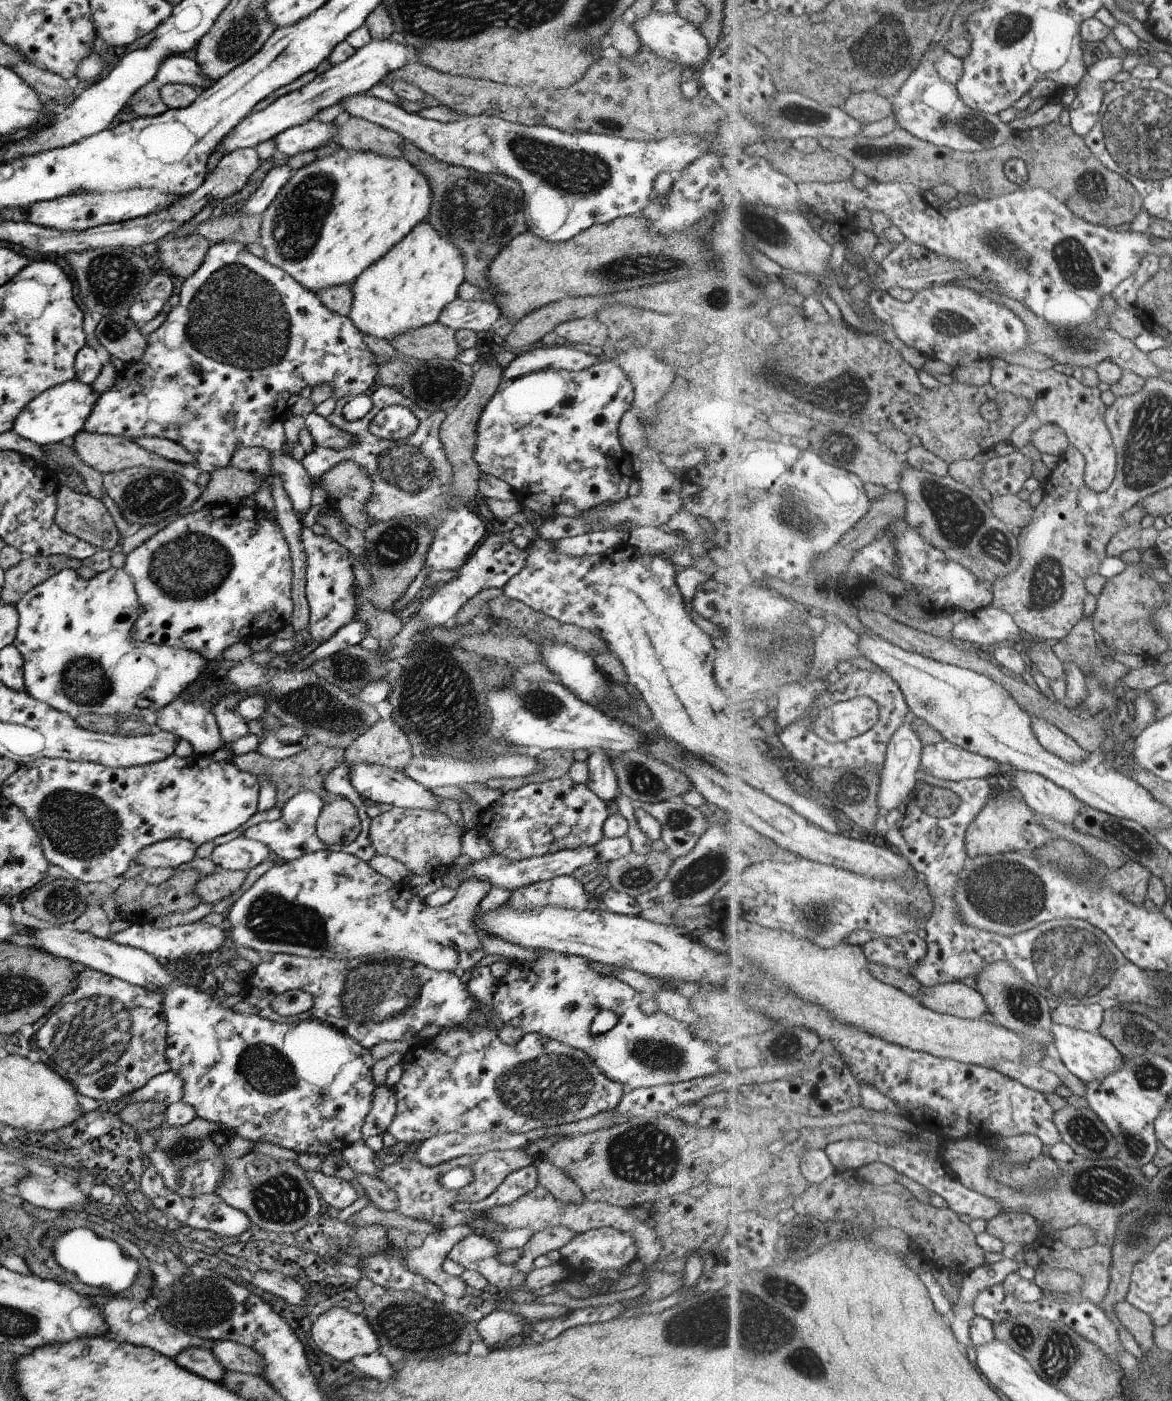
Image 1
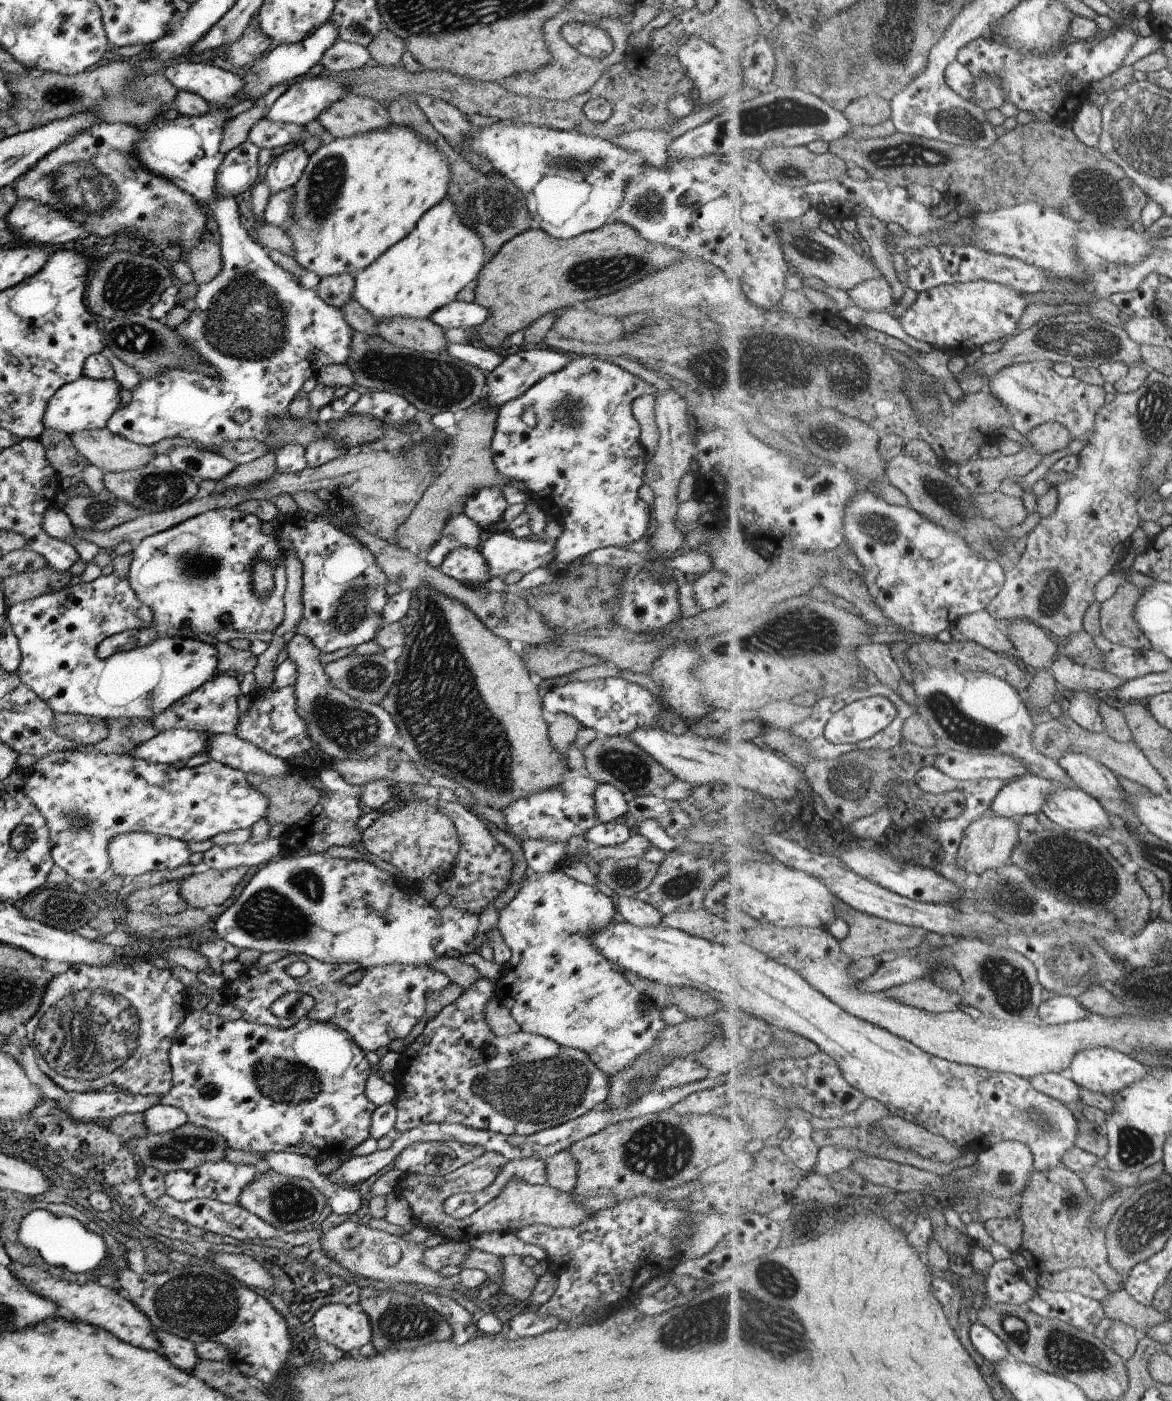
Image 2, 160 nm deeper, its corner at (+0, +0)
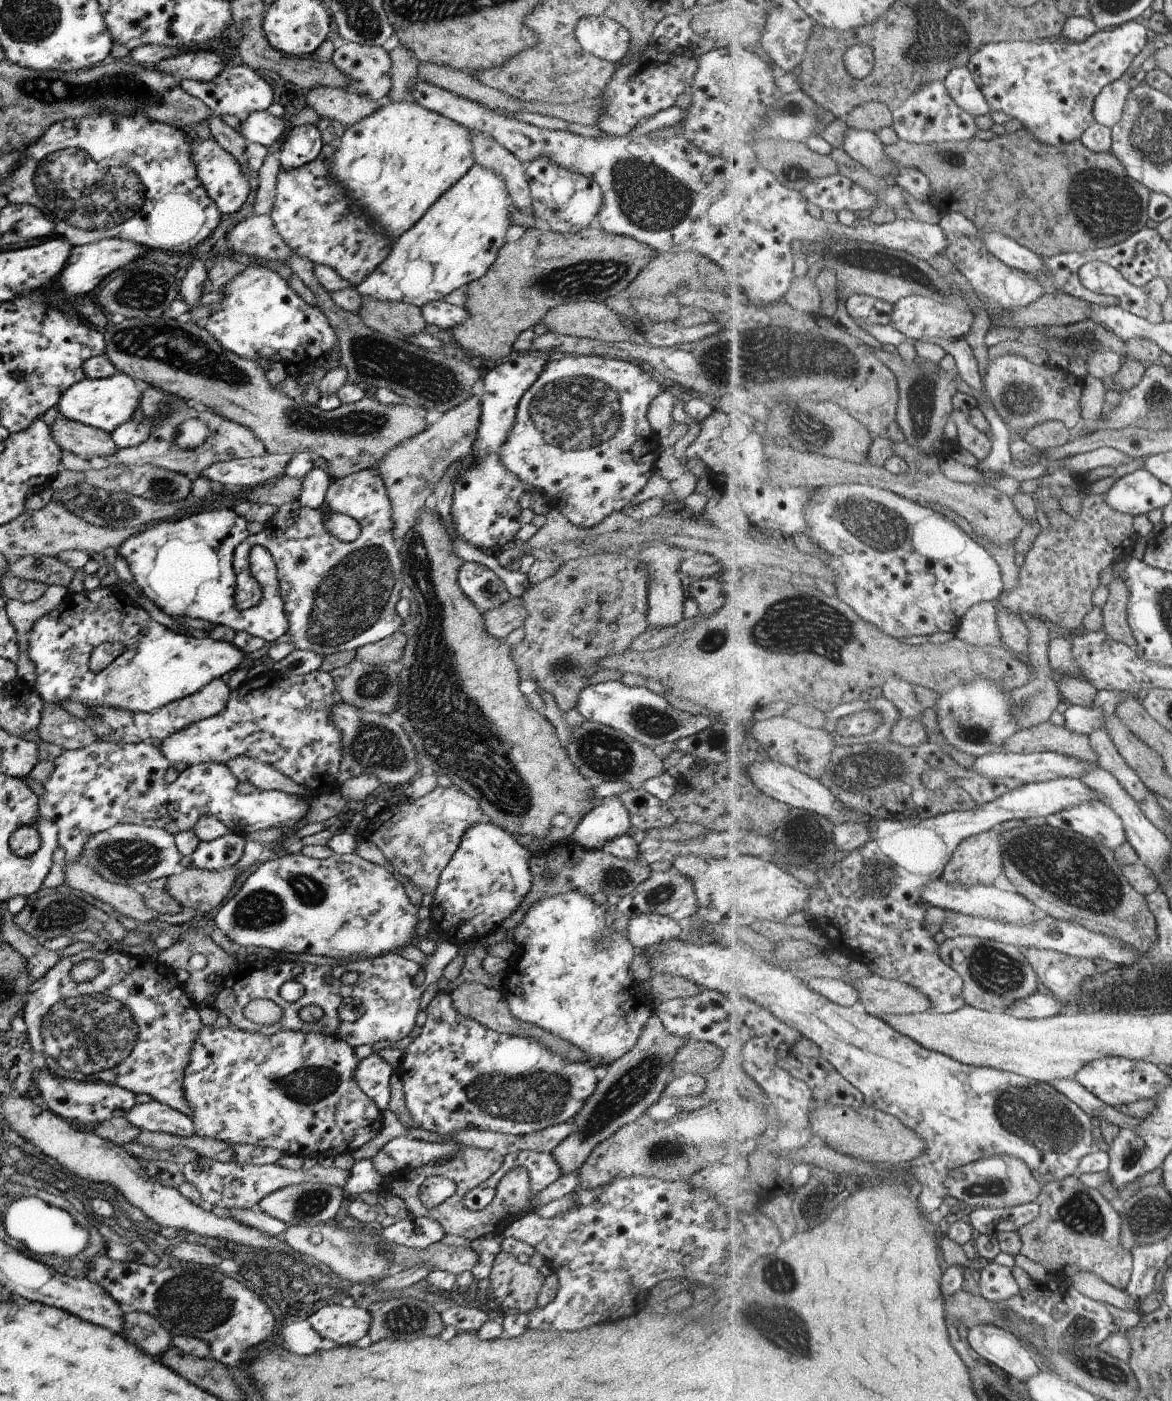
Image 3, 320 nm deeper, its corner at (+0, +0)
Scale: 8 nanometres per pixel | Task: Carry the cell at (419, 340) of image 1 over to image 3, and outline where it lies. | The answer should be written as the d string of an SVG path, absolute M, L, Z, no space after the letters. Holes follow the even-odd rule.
M360 295L357 315L368 329L402 341L407 335L424 330L426 325L415 305L380 301L365 295Z

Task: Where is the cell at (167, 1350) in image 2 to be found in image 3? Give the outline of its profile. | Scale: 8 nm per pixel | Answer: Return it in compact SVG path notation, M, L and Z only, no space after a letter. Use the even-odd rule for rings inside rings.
M124 1309L120 1318L120 1335L135 1346L139 1346L145 1354L155 1358L171 1347L170 1334L149 1314Z

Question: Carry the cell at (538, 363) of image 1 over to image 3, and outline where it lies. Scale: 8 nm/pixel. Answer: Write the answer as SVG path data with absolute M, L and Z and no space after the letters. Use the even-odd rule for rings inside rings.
M519 351L512 355L513 358L504 364L495 364L492 370L485 374L482 382L483 394L480 397L480 415L476 435L470 448L472 452L472 463L456 478L452 486L452 499L449 507L449 516L453 526L454 534L461 540L471 544L473 548L480 551L495 546L503 546L507 542L515 541L515 533L522 527L523 523L519 521L519 498L525 493L522 483L513 473L506 471L500 463L500 452L506 436L510 433L516 419L516 406L521 395L526 392L527 387L533 384L533 381L542 371L544 361L540 358L533 358Z

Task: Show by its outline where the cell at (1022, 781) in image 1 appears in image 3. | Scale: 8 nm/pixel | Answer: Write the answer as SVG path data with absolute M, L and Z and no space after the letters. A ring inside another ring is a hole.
M1099 801L1049 815L1045 824L1084 834L1111 850L1128 841L1123 819L1109 805Z

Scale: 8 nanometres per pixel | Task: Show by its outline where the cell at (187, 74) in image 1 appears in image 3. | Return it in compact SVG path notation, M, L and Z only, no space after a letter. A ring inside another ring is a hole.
M241 62L228 63L218 75L209 82L180 80L181 88L198 98L217 117L236 116L240 121L250 112L265 111L273 103L271 86L254 69Z

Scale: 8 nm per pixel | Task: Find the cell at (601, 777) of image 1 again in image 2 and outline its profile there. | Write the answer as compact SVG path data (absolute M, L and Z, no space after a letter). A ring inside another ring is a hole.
M612 784L597 785L594 792L594 815L599 823L627 820L627 805L623 793Z

